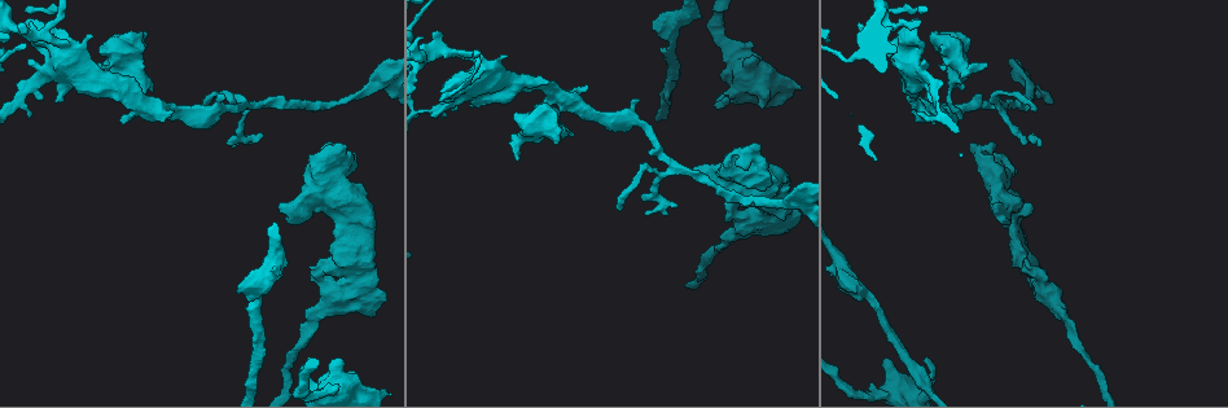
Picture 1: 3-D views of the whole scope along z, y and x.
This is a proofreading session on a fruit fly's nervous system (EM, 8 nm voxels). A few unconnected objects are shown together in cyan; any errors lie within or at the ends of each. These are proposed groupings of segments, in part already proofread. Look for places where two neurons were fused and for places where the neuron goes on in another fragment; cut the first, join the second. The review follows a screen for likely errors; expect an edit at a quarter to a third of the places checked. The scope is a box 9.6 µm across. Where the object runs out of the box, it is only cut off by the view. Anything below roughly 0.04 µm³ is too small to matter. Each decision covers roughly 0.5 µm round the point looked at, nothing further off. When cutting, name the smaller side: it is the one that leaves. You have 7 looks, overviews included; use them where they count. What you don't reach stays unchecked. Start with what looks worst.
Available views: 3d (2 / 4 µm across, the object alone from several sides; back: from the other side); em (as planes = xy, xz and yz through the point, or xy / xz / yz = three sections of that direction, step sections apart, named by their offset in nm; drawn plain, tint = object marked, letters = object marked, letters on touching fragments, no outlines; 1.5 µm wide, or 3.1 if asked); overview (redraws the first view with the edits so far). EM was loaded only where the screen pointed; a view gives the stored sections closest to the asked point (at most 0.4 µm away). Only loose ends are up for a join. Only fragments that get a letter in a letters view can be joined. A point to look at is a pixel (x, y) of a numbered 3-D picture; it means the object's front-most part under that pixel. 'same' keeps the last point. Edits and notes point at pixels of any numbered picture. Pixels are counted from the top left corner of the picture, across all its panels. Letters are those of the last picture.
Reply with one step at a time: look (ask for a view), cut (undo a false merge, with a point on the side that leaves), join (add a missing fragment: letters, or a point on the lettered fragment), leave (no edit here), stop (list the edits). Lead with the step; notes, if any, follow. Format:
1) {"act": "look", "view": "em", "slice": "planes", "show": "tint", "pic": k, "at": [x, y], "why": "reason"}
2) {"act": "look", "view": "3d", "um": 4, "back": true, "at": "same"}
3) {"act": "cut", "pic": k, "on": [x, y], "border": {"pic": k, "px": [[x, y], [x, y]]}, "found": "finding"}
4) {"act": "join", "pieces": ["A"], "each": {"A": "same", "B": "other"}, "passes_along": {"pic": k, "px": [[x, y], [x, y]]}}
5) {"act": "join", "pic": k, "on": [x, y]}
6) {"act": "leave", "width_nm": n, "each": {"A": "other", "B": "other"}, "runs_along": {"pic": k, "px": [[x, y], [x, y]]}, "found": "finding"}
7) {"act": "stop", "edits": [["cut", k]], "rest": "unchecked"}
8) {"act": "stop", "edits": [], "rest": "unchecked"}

{"act": "look", "view": "3d", "um": 4, "back": true, "pic": 1, "at": [519, 157], "why": "an open end"}

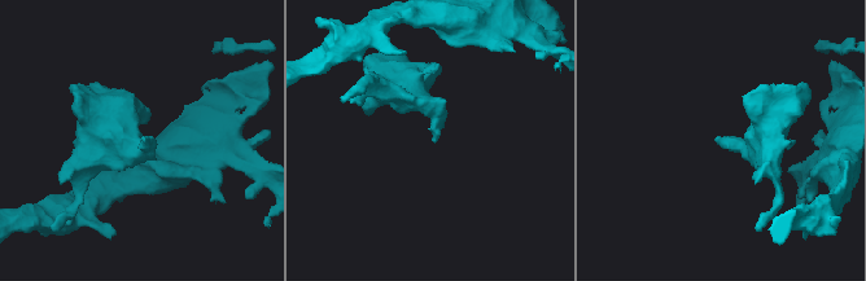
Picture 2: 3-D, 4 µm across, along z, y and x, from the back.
{"act": "look", "view": "em", "slice": "xy", "step": 8, "show": "letters", "pic": 2, "at": [718, 139]}

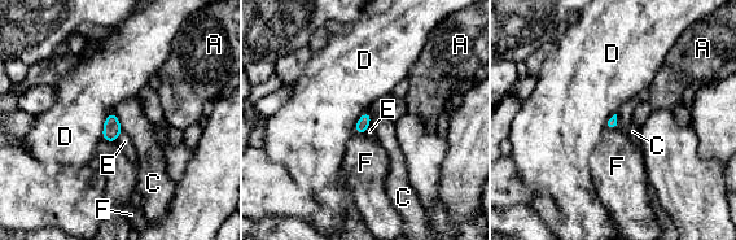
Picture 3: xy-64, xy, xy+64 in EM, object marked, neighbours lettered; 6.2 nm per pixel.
{"act": "look", "view": "em", "slice": "planes", "show": "letters", "at": "same", "why": "another direction"}

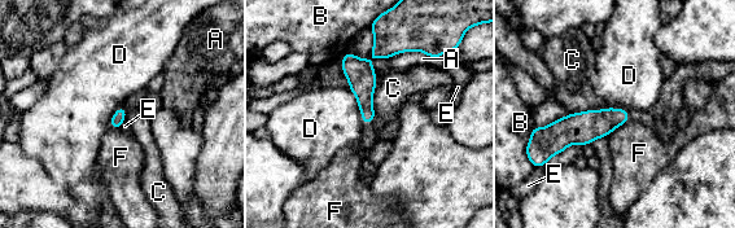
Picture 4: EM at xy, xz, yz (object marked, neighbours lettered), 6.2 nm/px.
{"act": "leave", "each": {"A": "other", "B": "other", "C": "other", "D": "other", "E": "other", "F": "other"}, "runs_along": {"pic": 4, "px": [[384, 38], [364, 66], [367, 121]]}, "found": "no lettered fragment goes on from it"}

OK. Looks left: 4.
{"act": "look", "view": "3d", "um": 2, "pic": 1, "at": [271, 263], "why": "sudden change in width"}

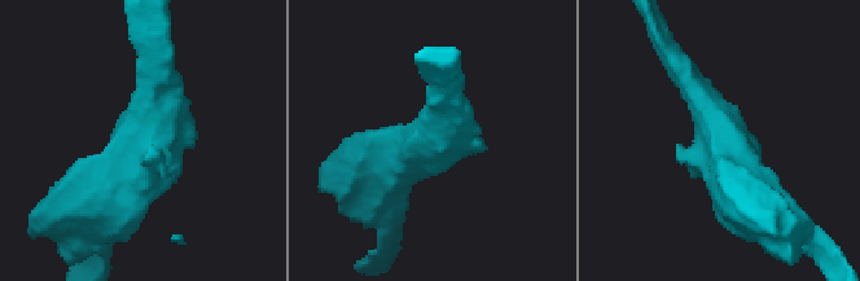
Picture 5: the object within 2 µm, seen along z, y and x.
{"act": "look", "view": "em", "slice": "yz", "step": 4, "show": "tint", "pic": 5, "at": [433, 144], "arm_widths_nm": [200, 380]}

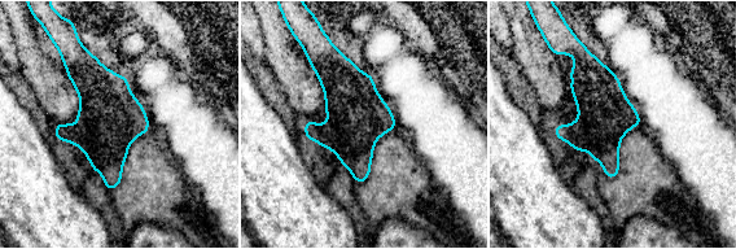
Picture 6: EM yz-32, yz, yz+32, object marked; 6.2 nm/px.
{"act": "look", "view": "em", "slice": "planes", "show": "letters", "at": "same", "why": "cut it another way"}

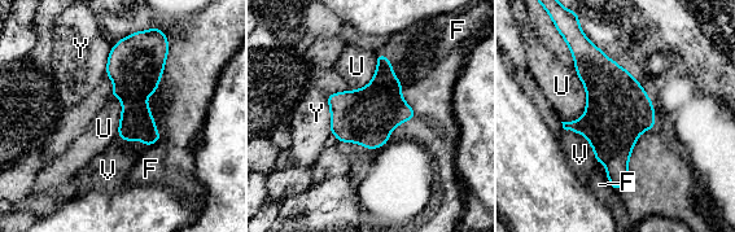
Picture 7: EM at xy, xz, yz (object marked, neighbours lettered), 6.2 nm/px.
{"act": "leave", "width_nm": 340, "each": {"F": "other", "U": "other", "V": "other", "Y": "other"}, "border": {"pic": 7, "px": [[574, 70], [586, 108], [561, 122]]}, "found": "continuous, no second neuron"}

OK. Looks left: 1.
{"act": "stop", "edits": [], "rest": "unchecked"}

